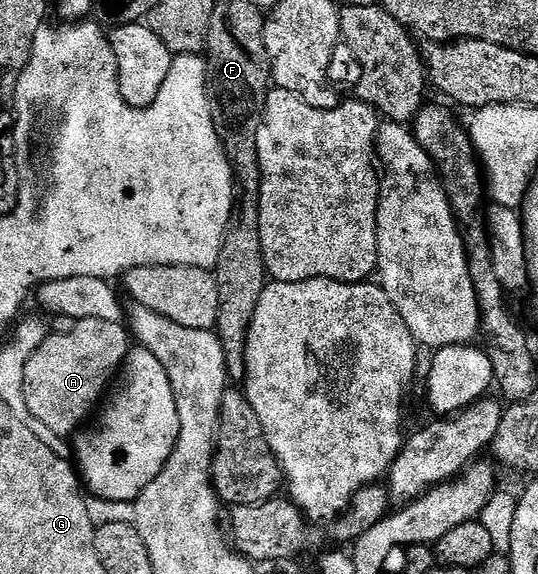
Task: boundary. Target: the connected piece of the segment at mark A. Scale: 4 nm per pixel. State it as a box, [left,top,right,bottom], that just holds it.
[24,319,132,436]

